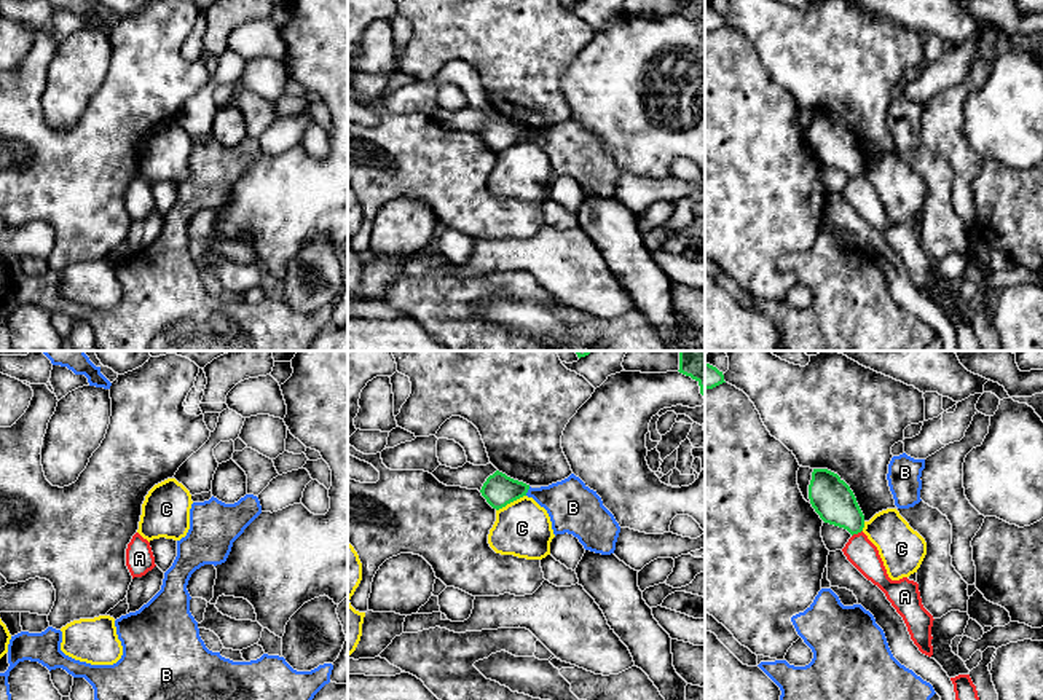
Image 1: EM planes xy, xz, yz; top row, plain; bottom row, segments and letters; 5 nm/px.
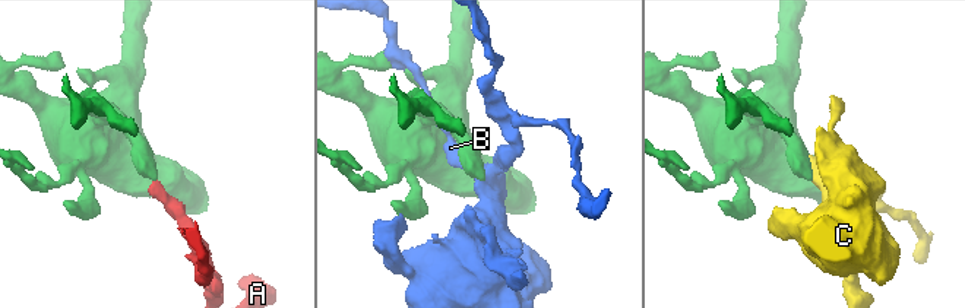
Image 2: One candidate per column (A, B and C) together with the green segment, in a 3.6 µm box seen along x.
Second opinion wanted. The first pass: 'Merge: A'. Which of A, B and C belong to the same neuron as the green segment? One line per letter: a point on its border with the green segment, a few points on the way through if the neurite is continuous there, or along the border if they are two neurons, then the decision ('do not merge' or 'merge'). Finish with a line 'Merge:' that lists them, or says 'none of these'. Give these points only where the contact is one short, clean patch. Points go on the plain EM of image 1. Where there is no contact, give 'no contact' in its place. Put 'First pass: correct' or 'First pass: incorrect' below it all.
A: contact yz (857, 176); border yz (861, 173), (852, 179); do not merge
B: contact xz (527, 134); do not merge
C: contact xz (511, 144); do not merge
Merge: none of these
First pass: incorrect

